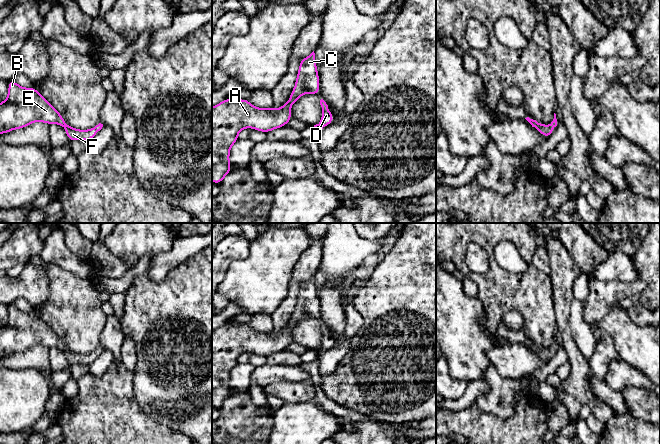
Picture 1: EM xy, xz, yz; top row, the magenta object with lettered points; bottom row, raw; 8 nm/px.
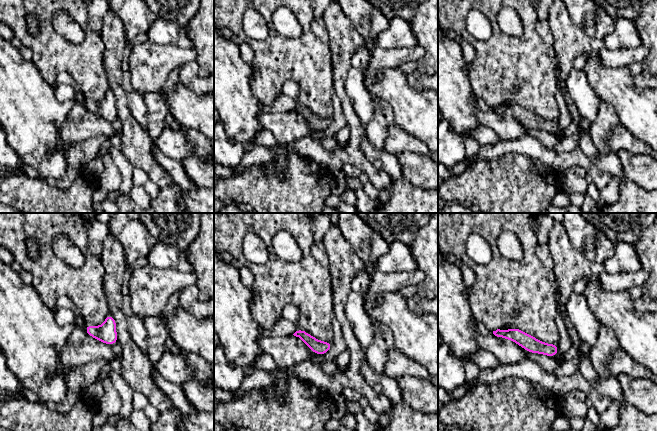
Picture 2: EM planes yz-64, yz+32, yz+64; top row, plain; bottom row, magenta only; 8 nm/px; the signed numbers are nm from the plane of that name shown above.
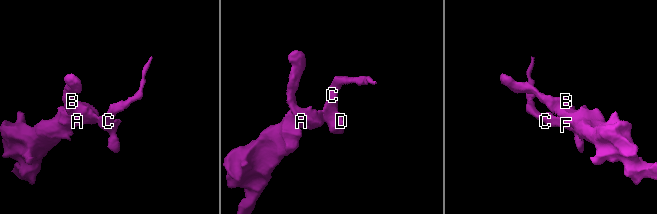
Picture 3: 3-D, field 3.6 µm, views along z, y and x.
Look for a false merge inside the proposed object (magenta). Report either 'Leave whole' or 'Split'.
Leave whole

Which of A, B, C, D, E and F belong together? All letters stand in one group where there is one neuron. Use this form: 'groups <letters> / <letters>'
groups A B C D E F

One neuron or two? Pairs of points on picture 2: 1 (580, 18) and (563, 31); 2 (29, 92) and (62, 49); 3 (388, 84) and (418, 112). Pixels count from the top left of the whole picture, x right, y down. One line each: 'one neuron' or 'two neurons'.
1: two neurons
2: two neurons
3: one neuron

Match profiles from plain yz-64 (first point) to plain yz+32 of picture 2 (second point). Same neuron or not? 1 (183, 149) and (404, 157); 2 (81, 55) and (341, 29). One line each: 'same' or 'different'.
1: different
2: different

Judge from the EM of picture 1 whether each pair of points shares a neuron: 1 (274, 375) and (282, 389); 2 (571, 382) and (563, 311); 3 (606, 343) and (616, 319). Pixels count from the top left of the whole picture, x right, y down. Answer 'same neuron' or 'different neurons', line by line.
1: different neurons
2: same neuron
3: different neurons

